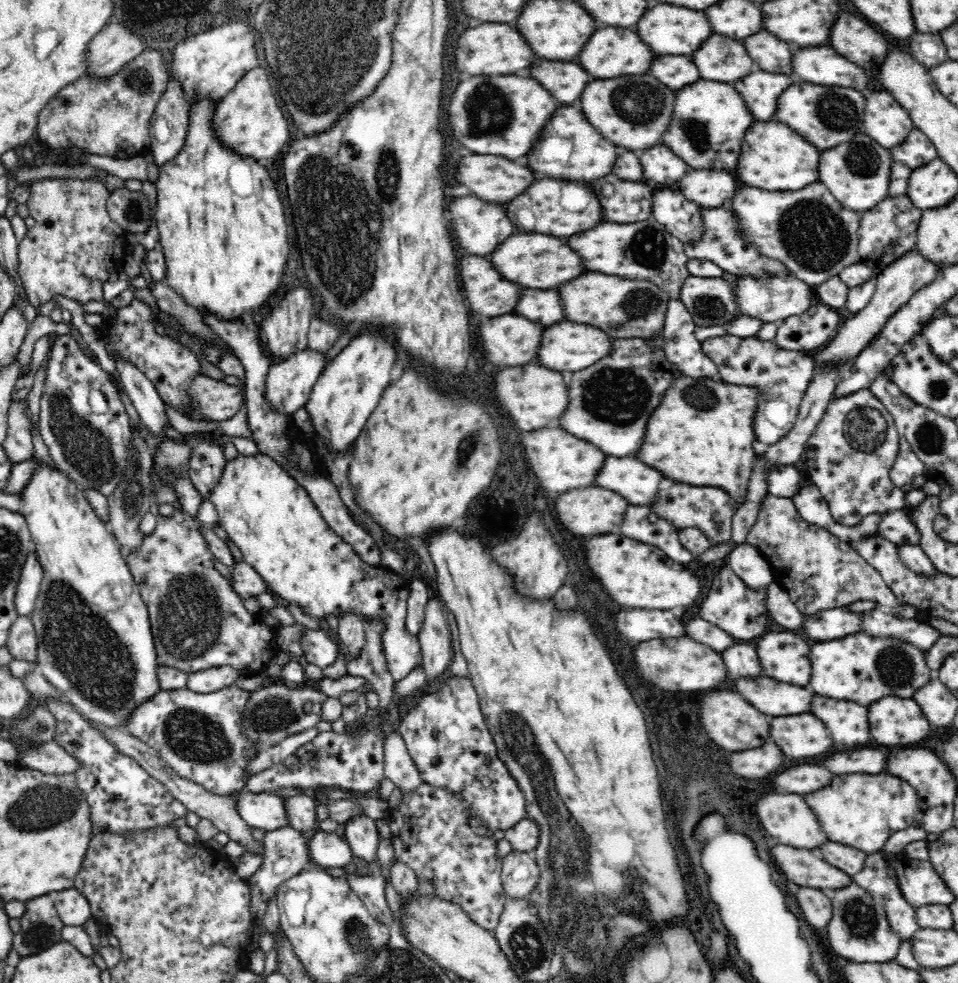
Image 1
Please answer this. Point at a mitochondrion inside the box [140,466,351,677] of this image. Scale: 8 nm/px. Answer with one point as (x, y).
(188, 619)

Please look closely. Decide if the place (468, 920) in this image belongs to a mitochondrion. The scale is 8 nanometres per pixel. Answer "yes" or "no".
no

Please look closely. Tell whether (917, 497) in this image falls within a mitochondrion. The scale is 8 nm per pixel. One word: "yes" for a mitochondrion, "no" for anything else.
no

